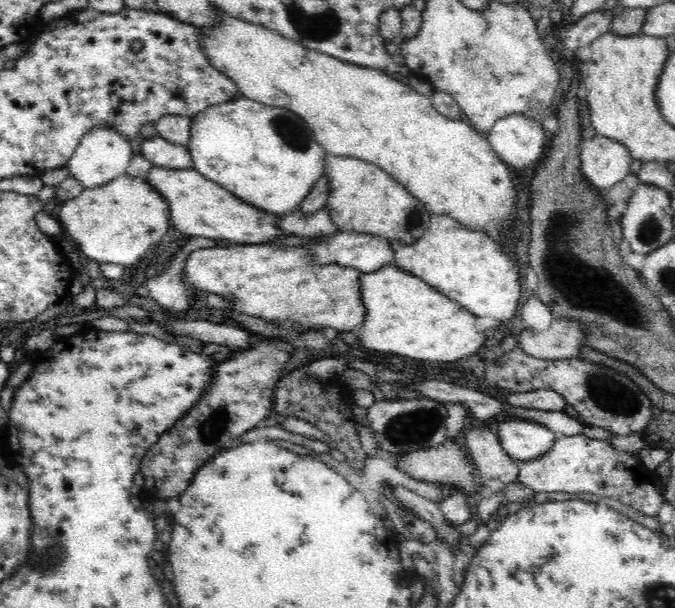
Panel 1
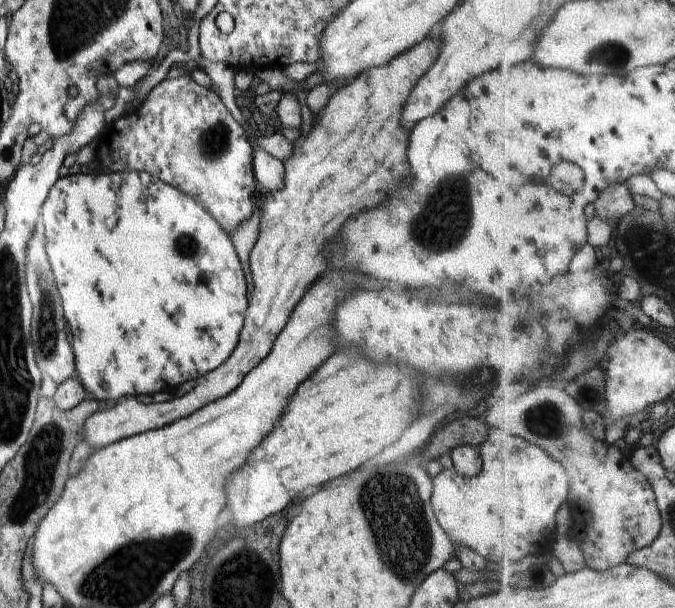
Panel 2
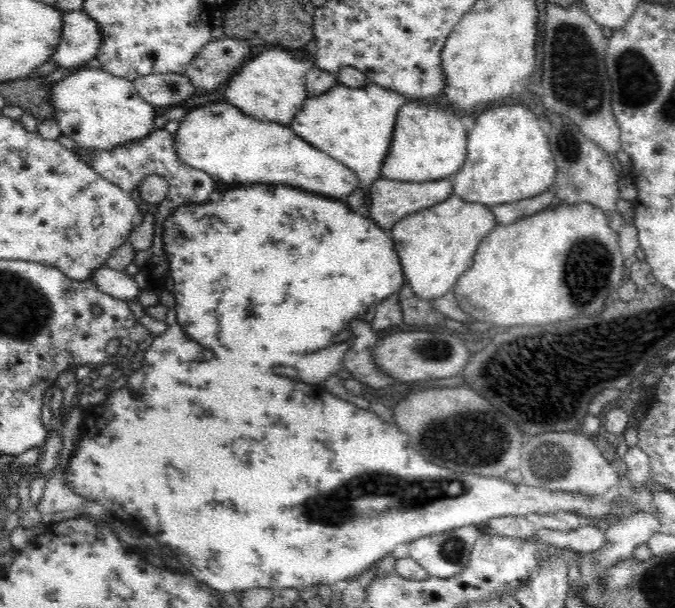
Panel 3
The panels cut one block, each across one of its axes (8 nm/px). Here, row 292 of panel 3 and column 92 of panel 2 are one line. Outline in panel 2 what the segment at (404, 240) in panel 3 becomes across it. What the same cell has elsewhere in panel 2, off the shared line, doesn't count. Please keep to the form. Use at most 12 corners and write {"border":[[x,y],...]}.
{"border":[[440,40],[314,114],[267,192],[239,342],[182,398],[86,418],[104,446],[226,397],[328,270],[346,218],[410,174],[402,106]]}

